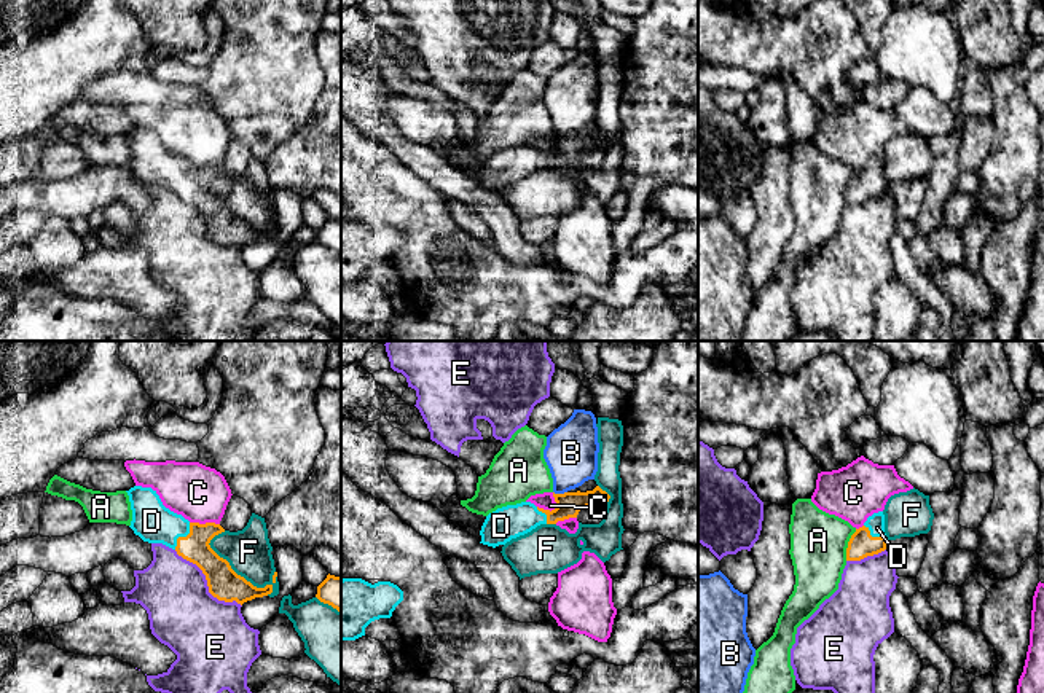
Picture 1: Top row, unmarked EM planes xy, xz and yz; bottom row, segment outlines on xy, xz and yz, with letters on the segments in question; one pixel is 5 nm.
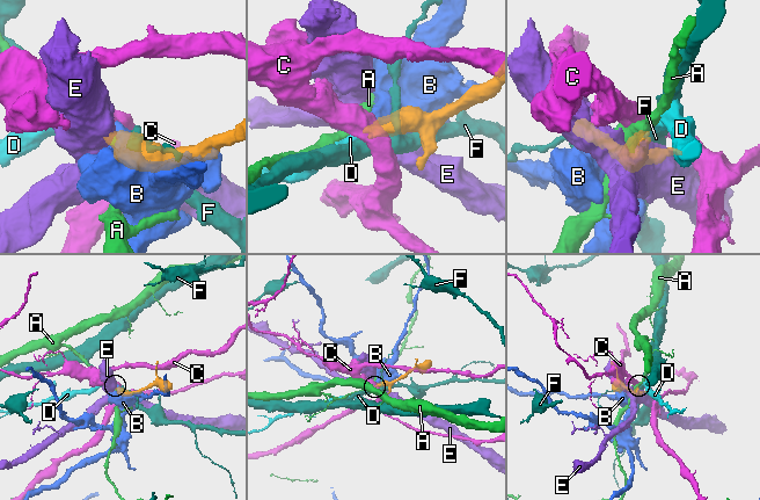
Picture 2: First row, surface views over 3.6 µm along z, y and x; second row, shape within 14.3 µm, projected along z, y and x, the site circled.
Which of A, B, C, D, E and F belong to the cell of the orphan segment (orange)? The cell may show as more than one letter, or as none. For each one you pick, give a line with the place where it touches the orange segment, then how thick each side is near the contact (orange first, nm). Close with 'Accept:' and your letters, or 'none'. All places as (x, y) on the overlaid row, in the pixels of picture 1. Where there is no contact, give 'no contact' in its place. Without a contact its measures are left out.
D: xy (182, 537) | 150/200 nm
Accept: D

